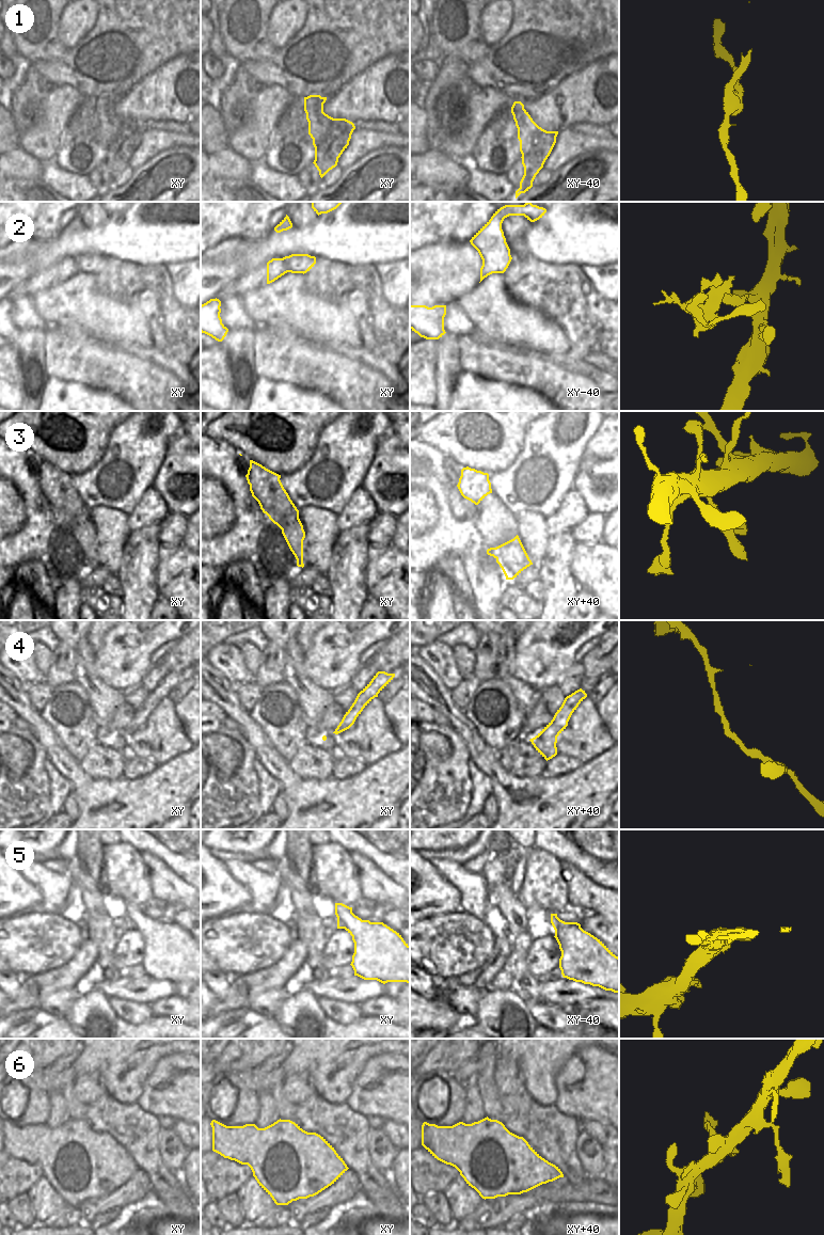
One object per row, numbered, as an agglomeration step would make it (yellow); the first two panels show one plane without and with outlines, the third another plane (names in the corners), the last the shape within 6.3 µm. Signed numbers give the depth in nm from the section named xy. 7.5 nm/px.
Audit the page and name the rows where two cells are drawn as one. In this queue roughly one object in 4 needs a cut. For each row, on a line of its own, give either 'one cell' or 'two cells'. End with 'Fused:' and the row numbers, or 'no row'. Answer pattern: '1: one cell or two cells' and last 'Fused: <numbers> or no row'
1: two cells
2: one cell
3: one cell
4: one cell
5: one cell
6: one cell
Fused: 1

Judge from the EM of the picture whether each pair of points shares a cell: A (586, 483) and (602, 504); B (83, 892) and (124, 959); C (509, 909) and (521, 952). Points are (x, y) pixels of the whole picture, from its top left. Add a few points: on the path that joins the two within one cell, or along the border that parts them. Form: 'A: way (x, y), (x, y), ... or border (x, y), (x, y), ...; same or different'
A: way (589, 488), (597, 499); same
B: border (128, 929), (113, 951), (113, 965), (117, 970); different
C: way (513, 920), (519, 928), (521, 941); same

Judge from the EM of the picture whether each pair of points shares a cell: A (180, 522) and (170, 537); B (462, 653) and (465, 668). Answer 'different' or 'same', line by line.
A: same
B: same

